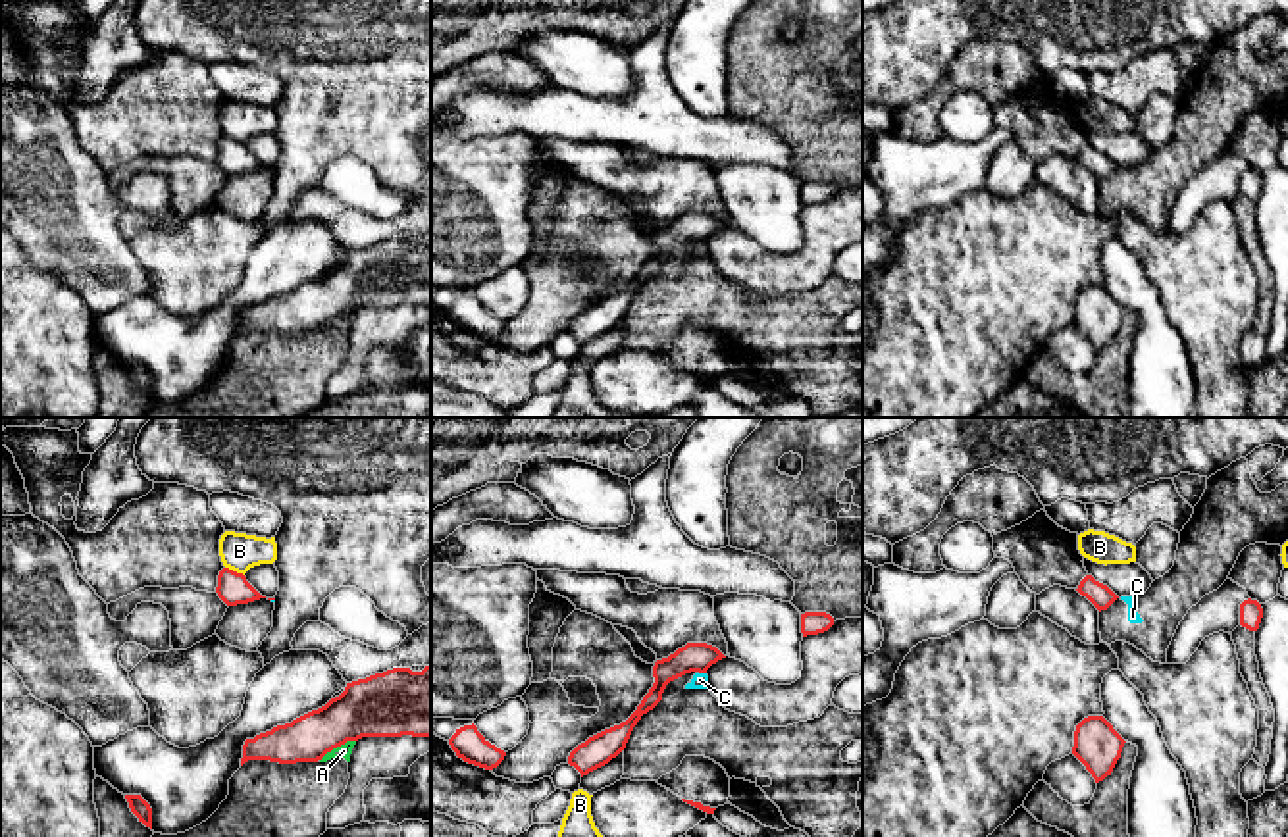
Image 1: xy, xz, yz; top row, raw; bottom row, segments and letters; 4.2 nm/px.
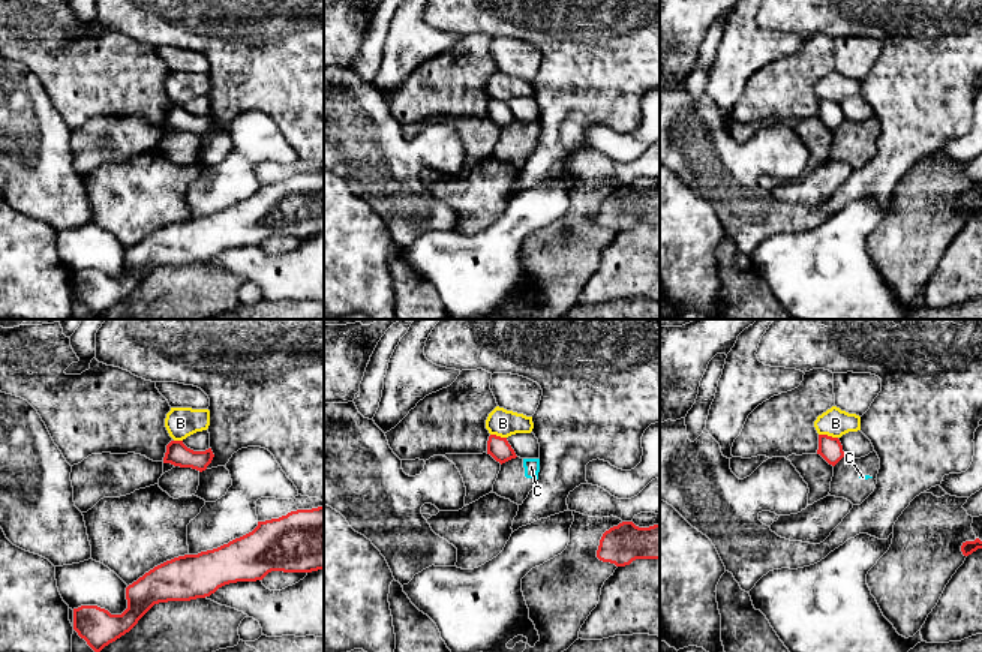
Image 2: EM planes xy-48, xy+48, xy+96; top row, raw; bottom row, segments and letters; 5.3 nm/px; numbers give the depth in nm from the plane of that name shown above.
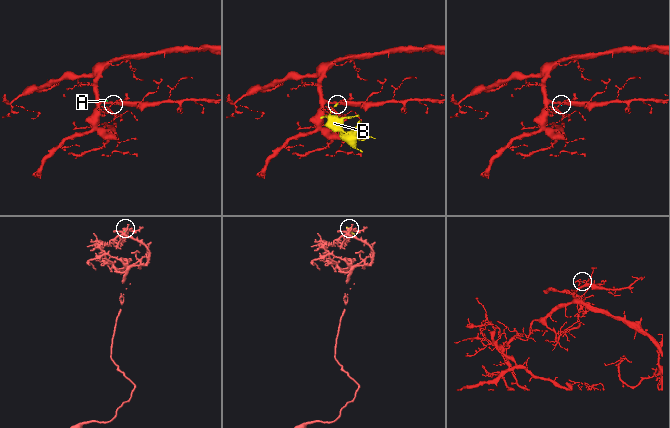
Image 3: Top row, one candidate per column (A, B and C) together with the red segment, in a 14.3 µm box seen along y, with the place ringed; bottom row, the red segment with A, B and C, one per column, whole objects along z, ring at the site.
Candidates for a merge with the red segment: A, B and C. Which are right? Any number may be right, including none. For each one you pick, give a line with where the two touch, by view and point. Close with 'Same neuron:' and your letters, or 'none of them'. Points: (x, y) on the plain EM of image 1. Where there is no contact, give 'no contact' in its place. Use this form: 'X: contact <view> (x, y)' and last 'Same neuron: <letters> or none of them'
Same neuron: none of them

